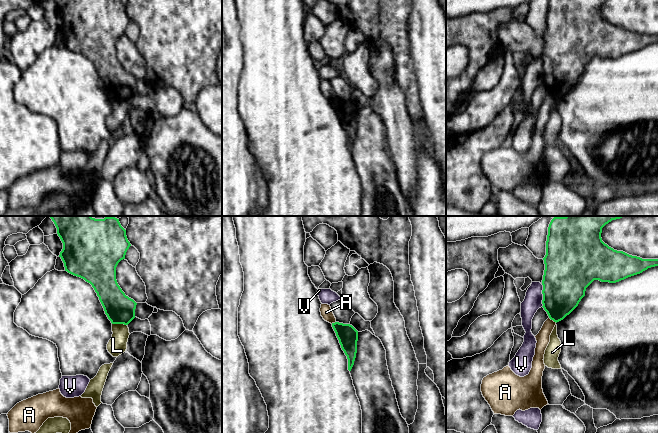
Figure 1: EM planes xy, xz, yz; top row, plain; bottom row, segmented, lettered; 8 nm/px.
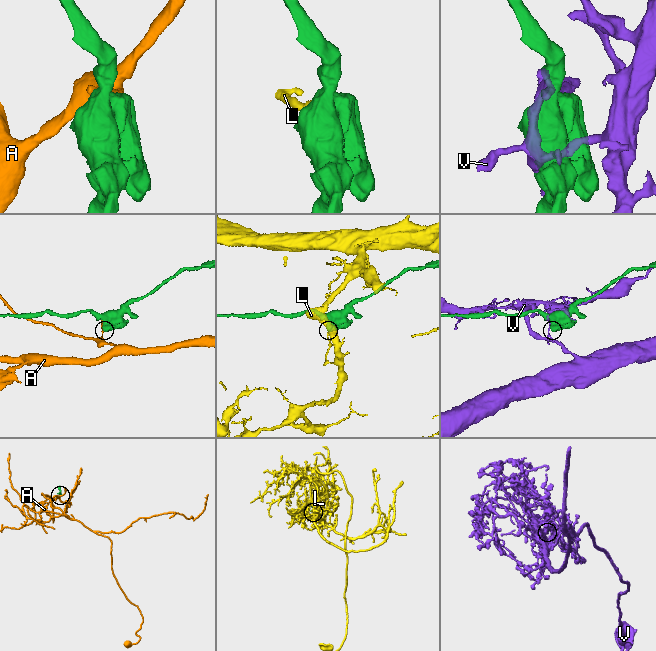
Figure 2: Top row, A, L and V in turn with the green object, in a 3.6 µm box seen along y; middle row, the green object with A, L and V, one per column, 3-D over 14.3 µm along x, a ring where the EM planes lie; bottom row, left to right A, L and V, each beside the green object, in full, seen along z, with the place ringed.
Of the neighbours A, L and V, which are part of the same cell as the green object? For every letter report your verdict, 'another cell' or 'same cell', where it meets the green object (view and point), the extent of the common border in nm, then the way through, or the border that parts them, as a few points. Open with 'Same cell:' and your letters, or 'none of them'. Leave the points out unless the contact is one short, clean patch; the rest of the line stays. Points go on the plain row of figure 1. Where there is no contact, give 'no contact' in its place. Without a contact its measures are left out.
Same cell: none of them
A: another cell; contact yz (553, 96); length 80 nm
L: another cell; contact xy (119, 99); length 120 nm; border xy (112, 99), (123, 99), (126, 101)
V: another cell; contact yz (543, 71); length 180 nm

